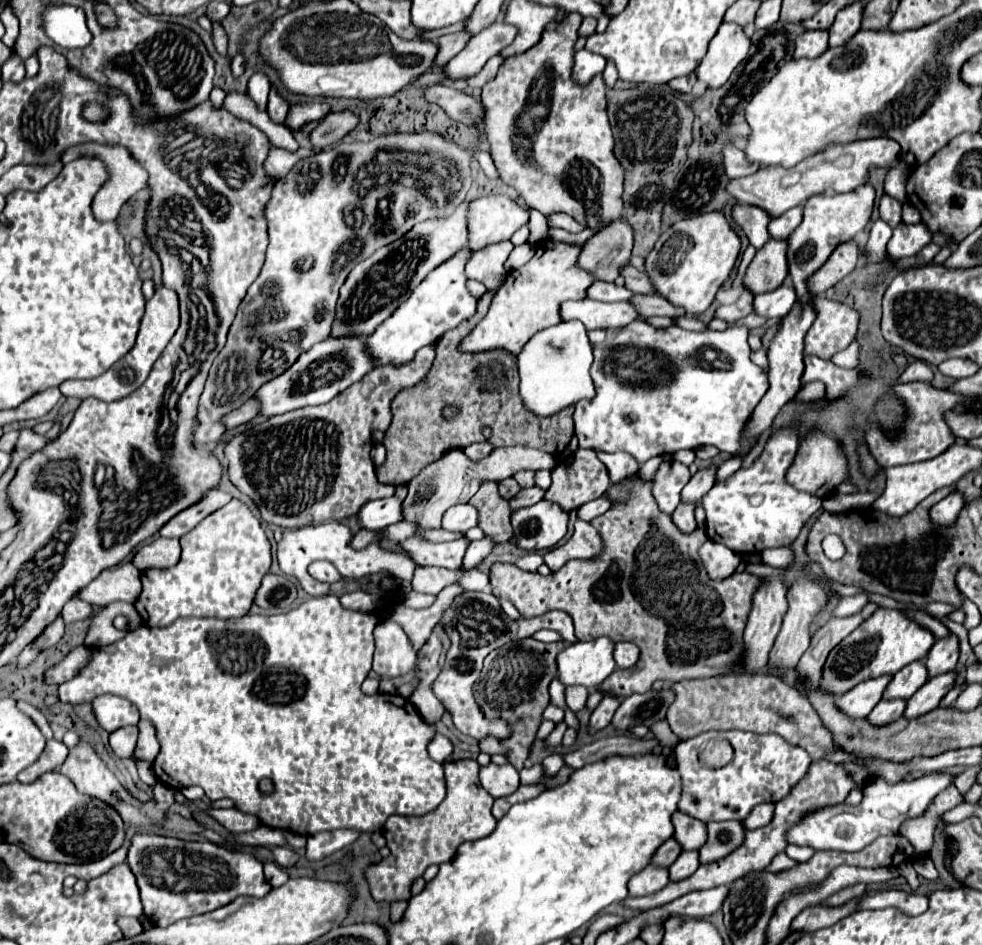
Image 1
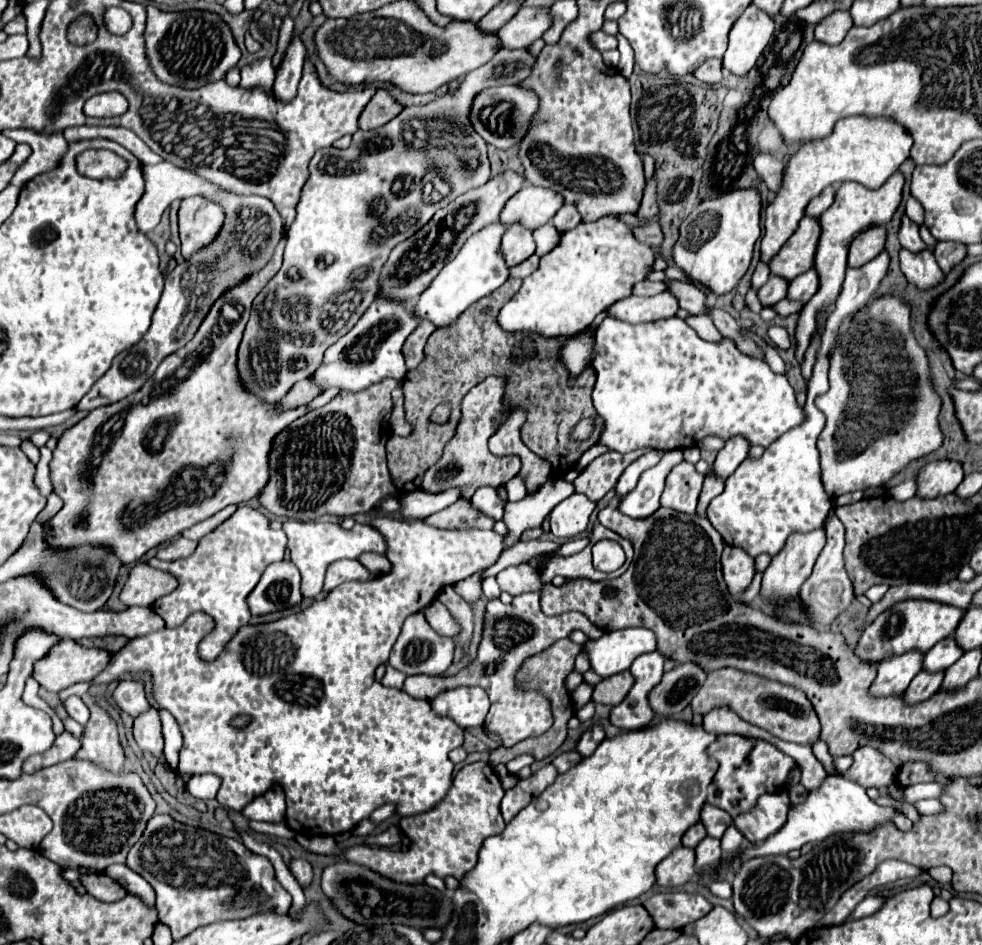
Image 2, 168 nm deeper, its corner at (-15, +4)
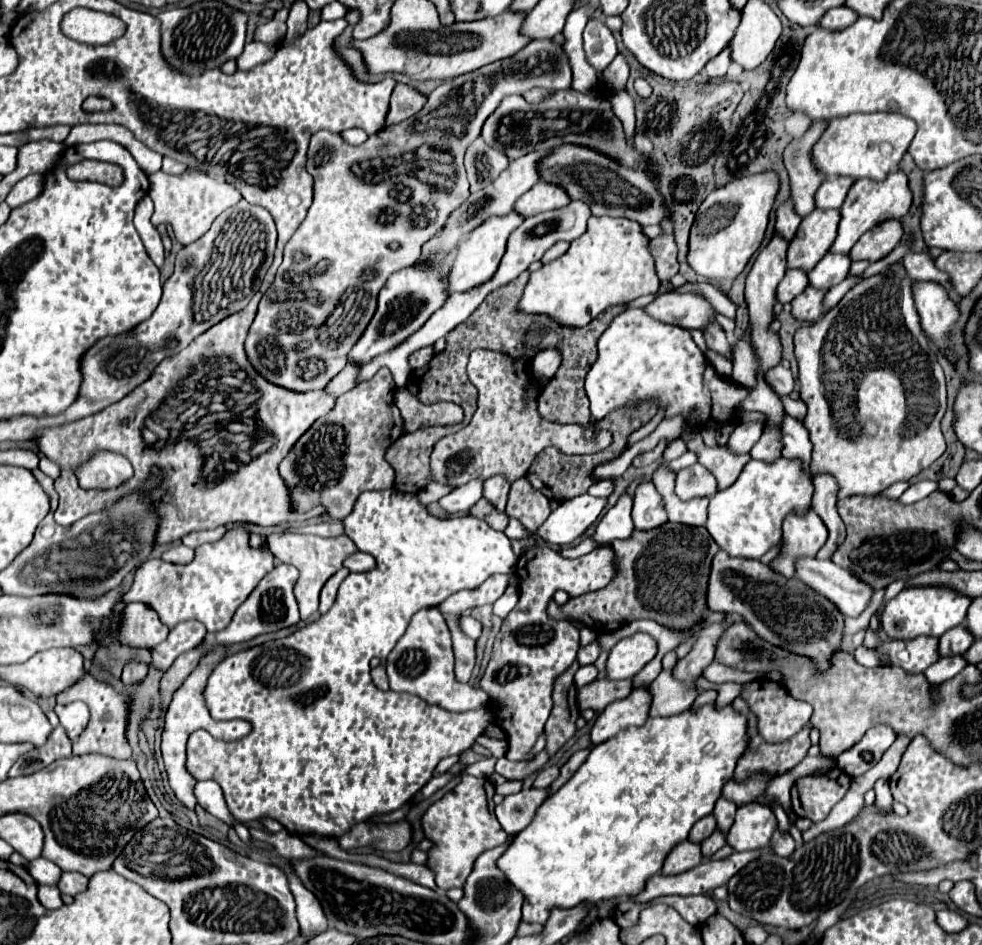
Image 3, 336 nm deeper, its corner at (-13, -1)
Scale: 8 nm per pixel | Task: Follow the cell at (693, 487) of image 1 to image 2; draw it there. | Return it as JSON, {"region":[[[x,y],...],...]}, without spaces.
{"region":[[[732,436],[726,440],[726,446],[718,452],[716,462],[712,464],[712,472],[716,472],[716,476],[728,478],[744,458],[748,458],[748,450],[750,444],[748,440],[744,440],[744,436]]]}

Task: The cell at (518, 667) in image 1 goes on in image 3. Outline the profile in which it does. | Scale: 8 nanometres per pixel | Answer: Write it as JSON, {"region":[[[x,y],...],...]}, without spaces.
{"region":[[[578,661],[566,669],[558,681],[554,681],[554,709],[550,713],[550,721],[546,723],[544,735],[546,735],[546,747],[544,751],[552,757],[576,731],[576,719],[580,717],[578,703],[576,703],[576,687],[574,687],[574,673],[578,671]]]}

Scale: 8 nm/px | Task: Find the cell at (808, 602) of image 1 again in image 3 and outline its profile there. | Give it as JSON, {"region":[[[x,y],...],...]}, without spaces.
{"region":[[[814,475],[814,499],[812,499],[812,509],[818,513],[818,517],[824,521],[828,529],[828,541],[826,545],[818,551],[816,557],[826,557],[830,559],[838,545],[842,545],[846,537],[844,523],[836,511],[836,481],[830,475]]]}

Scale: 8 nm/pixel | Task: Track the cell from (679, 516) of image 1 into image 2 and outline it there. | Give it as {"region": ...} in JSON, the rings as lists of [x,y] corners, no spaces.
{"region":[[[708,472],[704,476],[704,486],[702,486],[702,494],[700,494],[700,502],[698,502],[698,516],[706,516],[706,508],[710,504],[710,500],[718,494],[722,494],[724,490],[724,478],[714,476],[712,472]]]}

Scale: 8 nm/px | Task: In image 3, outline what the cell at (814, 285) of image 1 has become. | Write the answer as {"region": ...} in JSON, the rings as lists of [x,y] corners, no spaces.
{"region":[[[898,219],[884,221],[870,229],[868,233],[864,233],[864,237],[854,245],[854,251],[850,251],[850,259],[852,261],[866,259],[870,263],[880,261],[900,243],[902,233],[904,231]]]}

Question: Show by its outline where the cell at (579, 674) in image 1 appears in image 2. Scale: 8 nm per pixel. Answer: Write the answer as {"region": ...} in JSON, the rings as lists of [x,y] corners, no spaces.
{"region":[[[622,628],[590,640],[584,650],[590,654],[592,668],[606,678],[628,670],[638,656],[654,652],[656,636],[648,628]]]}

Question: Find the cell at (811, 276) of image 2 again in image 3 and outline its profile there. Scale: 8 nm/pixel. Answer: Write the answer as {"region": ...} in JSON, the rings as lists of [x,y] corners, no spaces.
{"region":[[[826,253],[818,265],[808,273],[808,281],[810,285],[814,285],[814,289],[832,289],[834,285],[838,285],[850,267],[850,257],[848,255],[834,255],[834,253]]]}

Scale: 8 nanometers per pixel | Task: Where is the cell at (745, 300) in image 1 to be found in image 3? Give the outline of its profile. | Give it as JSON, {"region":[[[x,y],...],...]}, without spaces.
{"region":[[[790,269],[786,271],[784,279],[780,281],[778,289],[776,289],[776,299],[778,303],[790,303],[796,295],[800,295],[804,289],[808,287],[808,277],[804,271],[800,269]]]}

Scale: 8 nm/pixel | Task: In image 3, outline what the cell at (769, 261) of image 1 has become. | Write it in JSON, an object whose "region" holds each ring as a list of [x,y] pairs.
{"region":[[[814,209],[810,215],[806,215],[798,227],[798,233],[788,245],[788,269],[806,269],[806,273],[814,269],[836,239],[838,221],[838,209]]]}

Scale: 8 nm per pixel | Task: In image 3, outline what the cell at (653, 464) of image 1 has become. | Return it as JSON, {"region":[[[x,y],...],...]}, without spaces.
{"region":[[[642,481],[636,487],[634,507],[632,507],[632,521],[634,521],[634,527],[640,529],[640,531],[654,529],[654,527],[668,521],[666,511],[664,511],[662,501],[660,501],[660,495],[654,489],[652,481]]]}

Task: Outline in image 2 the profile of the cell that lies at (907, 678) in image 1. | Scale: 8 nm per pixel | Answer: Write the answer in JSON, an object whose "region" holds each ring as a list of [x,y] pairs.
{"region":[[[948,636],[948,640],[940,640],[940,644],[934,644],[934,648],[930,648],[930,650],[926,652],[924,670],[928,670],[928,672],[946,670],[946,668],[950,668],[960,656],[962,656],[962,648],[956,644],[954,636]]]}

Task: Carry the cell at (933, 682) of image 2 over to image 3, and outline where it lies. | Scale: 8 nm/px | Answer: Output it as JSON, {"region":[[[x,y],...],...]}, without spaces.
{"region":[[[960,655],[960,657],[946,657],[946,659],[938,659],[932,667],[928,667],[928,669],[924,671],[924,675],[926,675],[928,683],[938,685],[938,683],[948,681],[948,679],[952,679],[954,675],[958,675],[964,667],[966,667],[966,661],[964,661],[962,655]]]}

